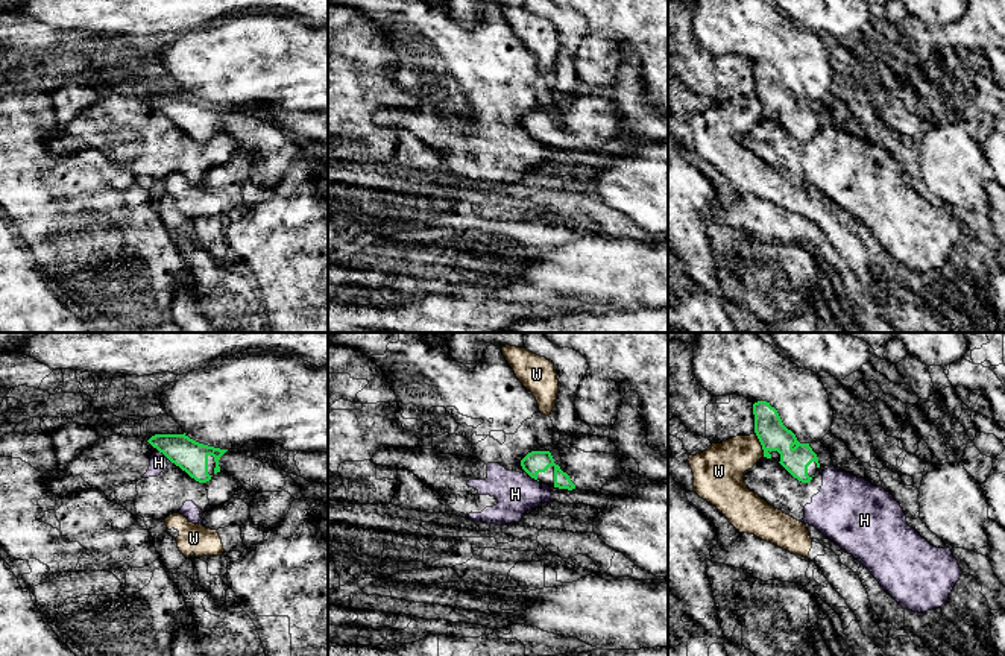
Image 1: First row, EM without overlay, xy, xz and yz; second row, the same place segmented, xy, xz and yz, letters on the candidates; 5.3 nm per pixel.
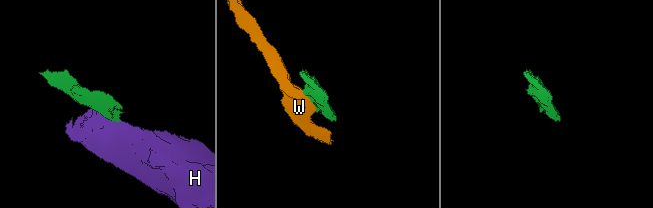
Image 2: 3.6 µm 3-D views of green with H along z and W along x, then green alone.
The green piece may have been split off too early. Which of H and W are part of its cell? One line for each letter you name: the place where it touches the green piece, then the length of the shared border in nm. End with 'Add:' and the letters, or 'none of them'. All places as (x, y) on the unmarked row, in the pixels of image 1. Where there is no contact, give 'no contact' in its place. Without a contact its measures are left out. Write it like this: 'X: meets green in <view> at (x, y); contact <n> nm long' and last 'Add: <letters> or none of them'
Add: none of them

